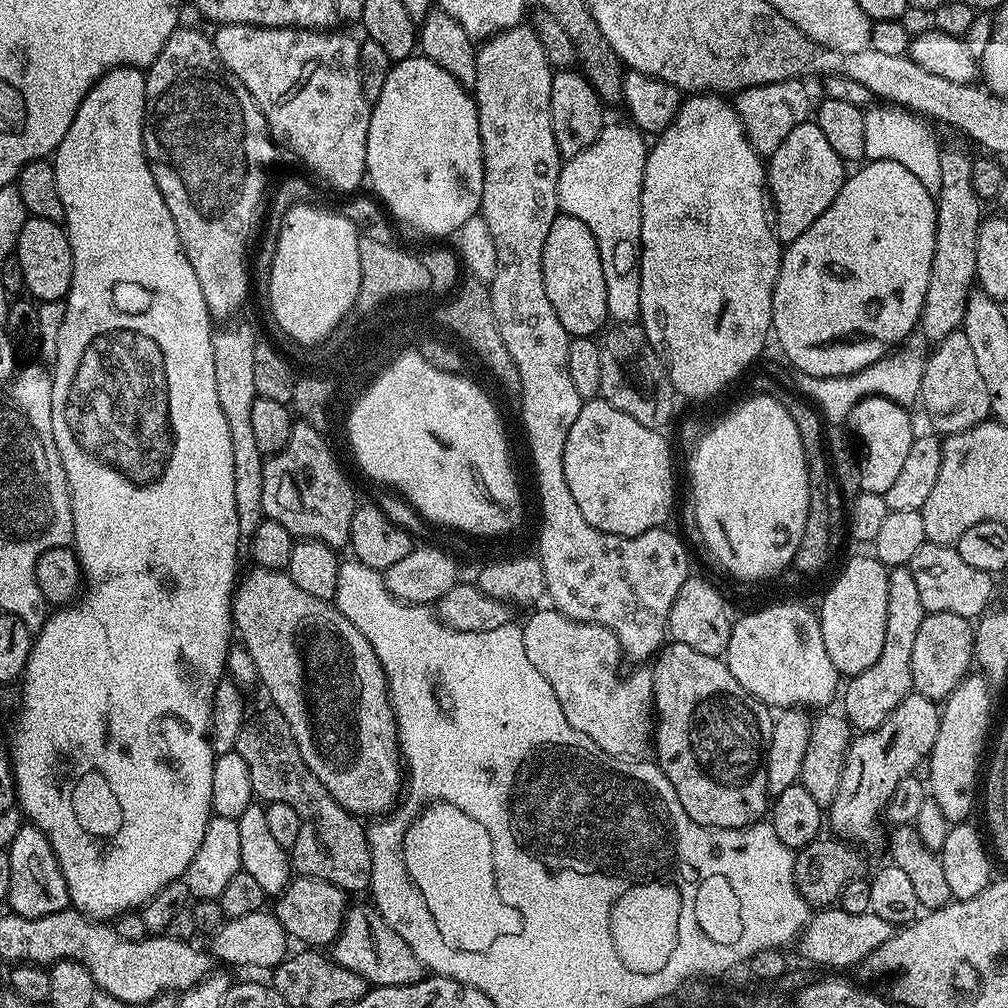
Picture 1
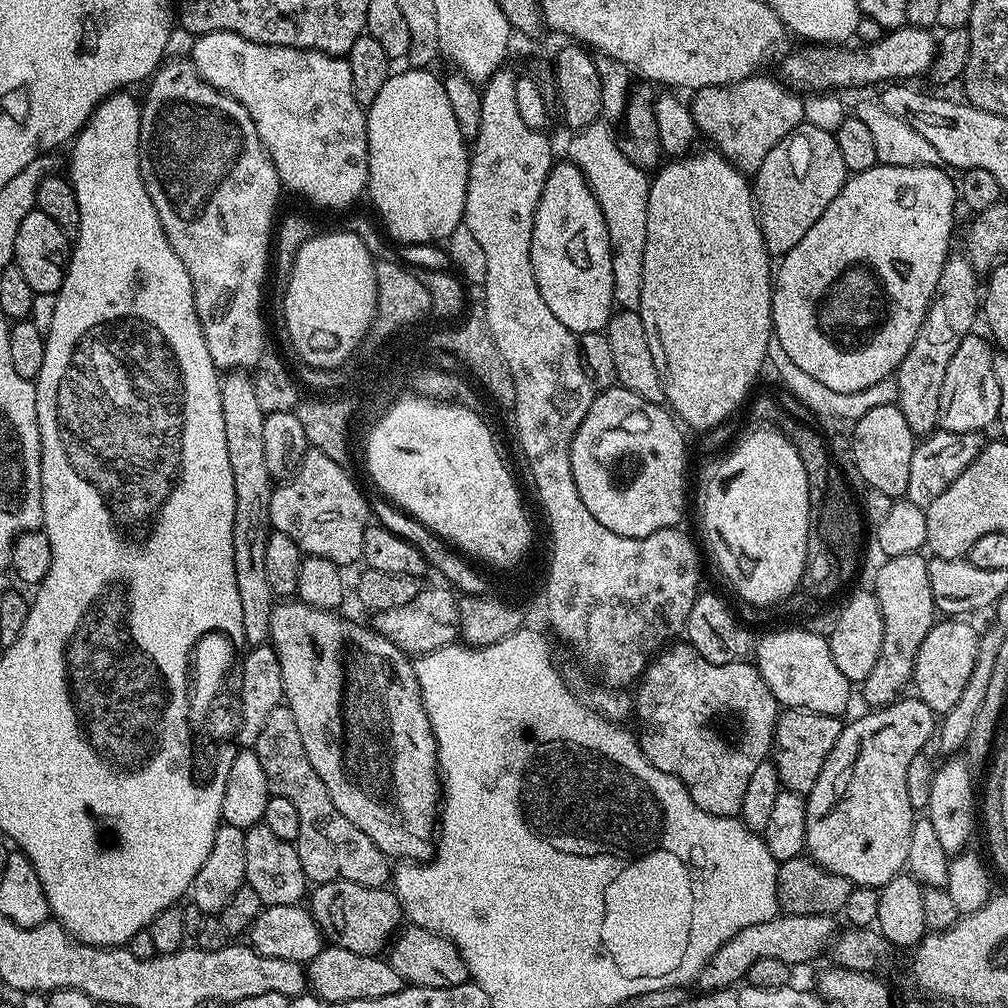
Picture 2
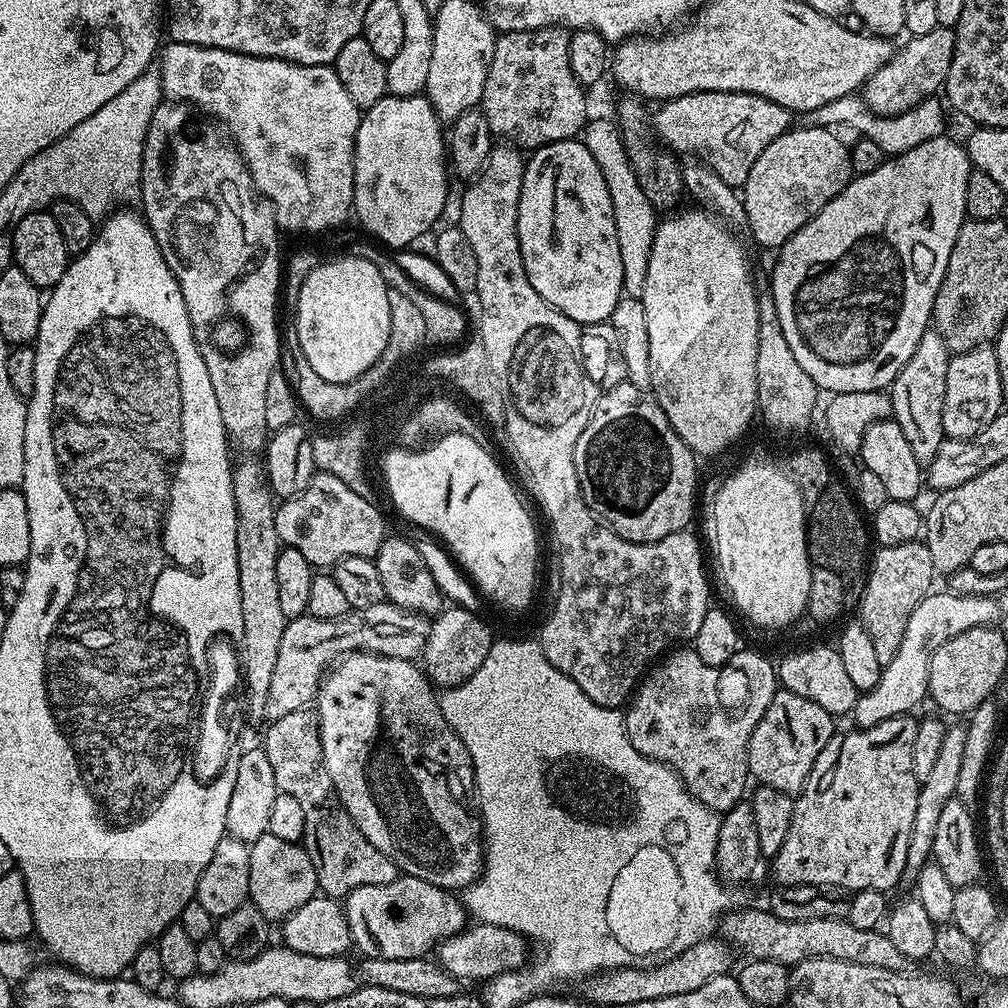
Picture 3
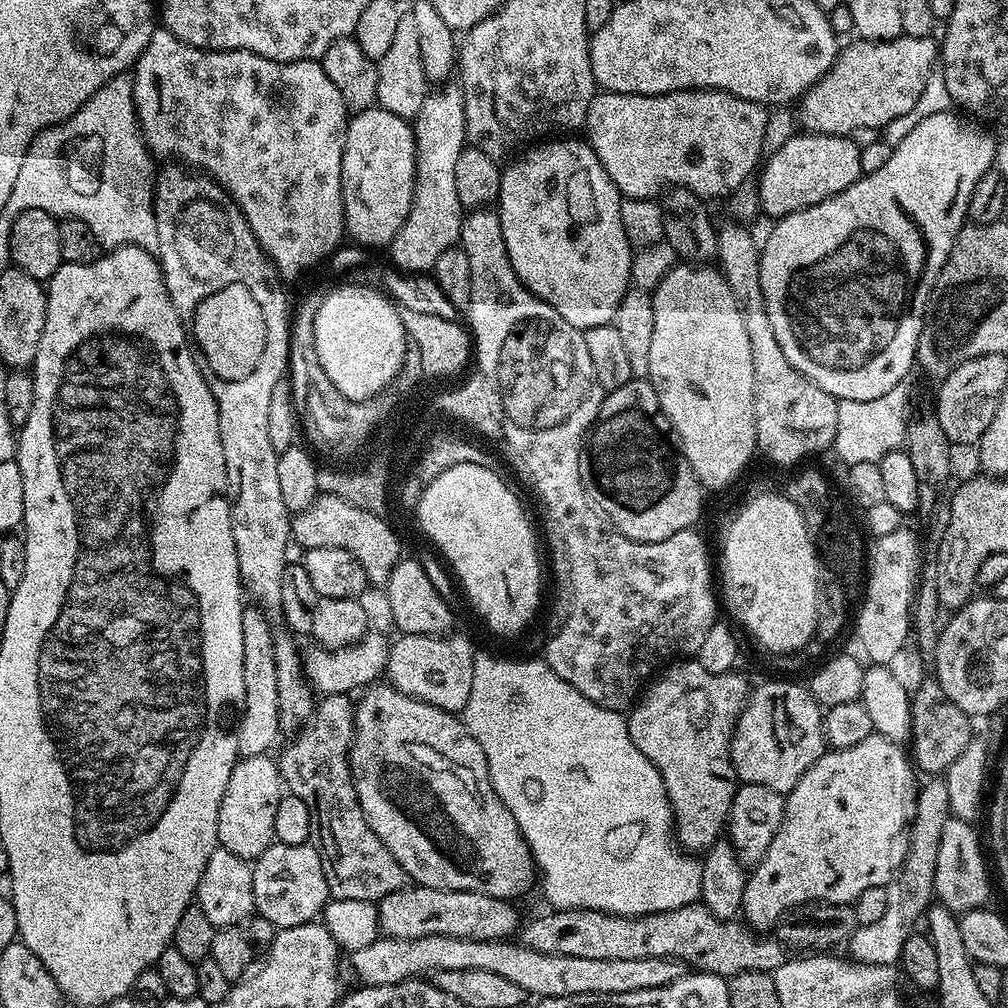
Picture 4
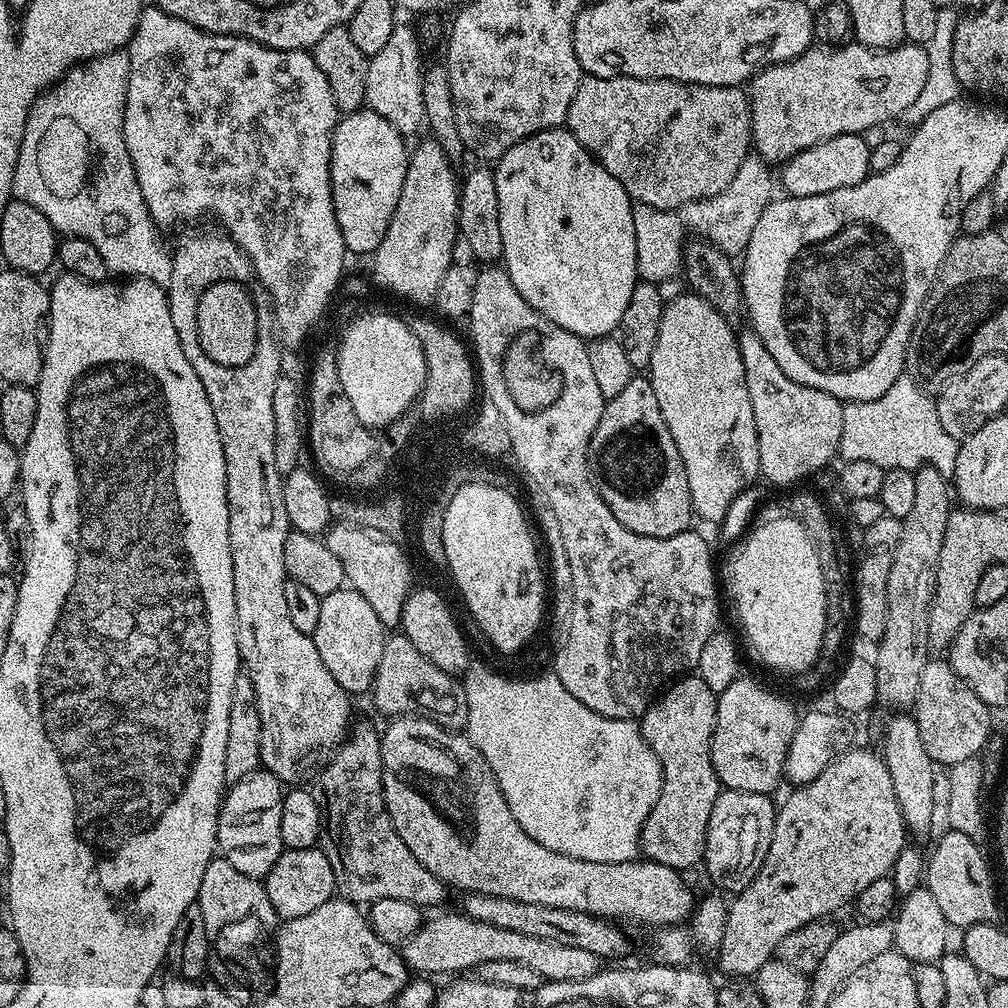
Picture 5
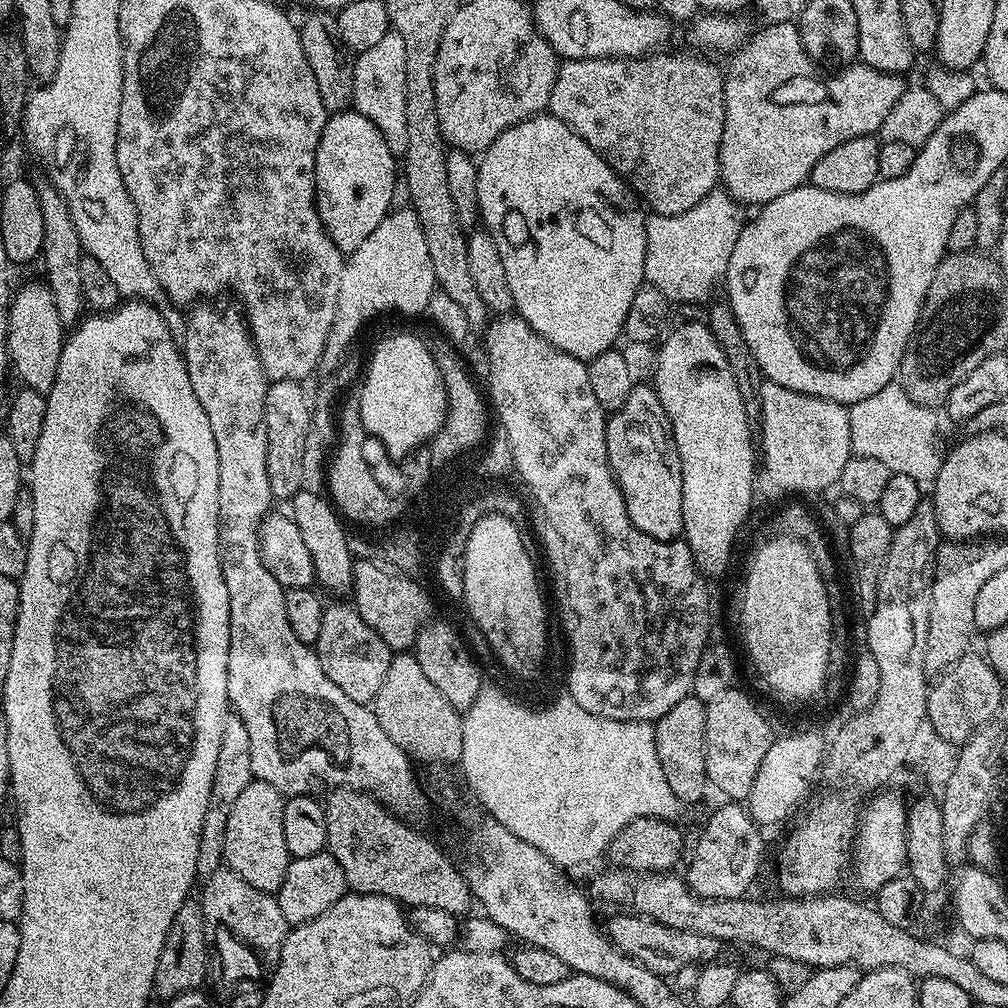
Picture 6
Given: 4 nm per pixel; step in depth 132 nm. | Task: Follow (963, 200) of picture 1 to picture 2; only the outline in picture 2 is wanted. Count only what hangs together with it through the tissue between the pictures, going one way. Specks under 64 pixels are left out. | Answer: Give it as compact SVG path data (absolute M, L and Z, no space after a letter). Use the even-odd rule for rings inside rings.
M963 251L955 252L942 266L936 293L932 295L928 313L918 330L918 338L912 340L906 358L902 358L894 373L898 407L917 438L937 431L940 423L938 398L942 394L942 381L946 379L946 366L950 366L950 358L954 358L954 350L958 350L962 338L973 331L972 323L978 320L978 309L982 304L982 284L976 281L976 269Z

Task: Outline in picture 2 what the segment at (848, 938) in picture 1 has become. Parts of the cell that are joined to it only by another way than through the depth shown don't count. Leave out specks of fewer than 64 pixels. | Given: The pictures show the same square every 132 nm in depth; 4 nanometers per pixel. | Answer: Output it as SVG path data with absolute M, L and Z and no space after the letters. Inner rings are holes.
M777 914L773 920L766 922L758 922L754 926L748 926L742 930L738 930L738 934L734 934L734 938L730 938L730 942L726 942L719 950L718 954L714 954L714 958L710 958L710 962L706 962L706 966L702 966L700 973L696 975L694 984L701 993L713 992L718 988L731 988L733 984L739 984L745 979L750 970L750 966L754 966L754 962L758 962L758 958L778 958L778 962L786 962L790 966L796 964L804 964L807 960L812 960L820 951L829 947L830 941L837 935L837 921L830 916L789 916L787 914Z

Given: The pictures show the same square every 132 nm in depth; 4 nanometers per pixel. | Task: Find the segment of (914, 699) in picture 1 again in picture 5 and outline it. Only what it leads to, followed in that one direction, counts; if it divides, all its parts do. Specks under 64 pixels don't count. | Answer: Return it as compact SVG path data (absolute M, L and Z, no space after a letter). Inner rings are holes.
M849 750L843 756L837 756L835 760L830 762L830 766L826 766L826 770L822 770L822 774L818 774L818 778L814 778L814 782L793 787L791 789L792 793L785 798L784 805L781 803L777 807L770 850L754 878L754 882L750 882L750 886L746 886L741 892L735 893L733 900L736 901L733 902L732 900L728 904L725 933L718 949L720 968L725 972L725 977L755 977L756 972L762 970L762 966L765 966L768 960L775 957L778 942L782 942L782 938L786 938L786 934L790 934L790 930L798 930L798 926L806 926L815 920L831 917L833 915L831 912L836 912L839 908L846 907L847 904L849 907L858 898L858 894L862 894L862 890L866 890L866 886L870 886L870 882L878 882L878 878L891 873L896 864L898 854L906 847L906 840L904 840L906 829L902 818L902 810L898 810L898 797L894 795L894 782L890 782L890 770L886 770L886 762L883 755L876 753L875 756L872 752L856 751Z

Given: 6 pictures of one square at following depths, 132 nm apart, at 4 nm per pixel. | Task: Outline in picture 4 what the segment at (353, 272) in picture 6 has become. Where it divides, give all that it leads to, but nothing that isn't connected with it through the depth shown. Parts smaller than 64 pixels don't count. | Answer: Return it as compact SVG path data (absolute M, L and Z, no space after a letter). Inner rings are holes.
M448 82L429 91L411 126L416 139L416 185L410 214L390 245L391 263L403 273L428 274L444 251L457 247L465 217L454 187L458 154L466 147L466 114L459 83Z

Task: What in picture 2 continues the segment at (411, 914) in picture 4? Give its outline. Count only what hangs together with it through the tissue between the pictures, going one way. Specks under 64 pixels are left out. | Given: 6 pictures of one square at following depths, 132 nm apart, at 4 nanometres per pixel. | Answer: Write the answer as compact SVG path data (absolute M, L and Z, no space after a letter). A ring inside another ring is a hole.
M331 880L315 885L311 889L310 900L311 896L310 915L319 926L320 935L337 948L354 950L354 954L374 956L383 953L389 941L397 935L401 927L400 920L405 919L395 891L387 887L371 888L358 882Z

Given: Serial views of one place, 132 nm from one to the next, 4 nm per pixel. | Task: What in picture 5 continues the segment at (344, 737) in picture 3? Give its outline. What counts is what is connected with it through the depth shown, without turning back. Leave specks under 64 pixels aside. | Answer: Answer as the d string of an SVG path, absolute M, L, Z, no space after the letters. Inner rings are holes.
M398 716L391 721L392 724L388 729L383 729L380 738L380 753L382 754L382 786L384 787L384 805L386 810L390 814L390 822L394 822L394 830L398 830L398 838L402 838L402 842L406 842L406 846L410 850L410 854L414 854L414 858L418 858L418 862L422 862L422 866L426 866L426 870L430 870L430 874L434 874L437 878L445 884L449 889L461 888L461 893L475 894L477 896L497 896L498 898L514 898L518 902L534 902L538 906L558 906L562 910L578 910L579 912L585 912L591 916L598 916L601 918L607 918L612 922L620 922L616 920L633 920L636 924L652 924L653 929L663 928L665 926L680 926L685 923L691 917L694 909L694 897L692 898L692 892L688 889L688 884L683 880L681 873L675 868L670 866L662 866L658 862L653 860L645 860L643 858L637 858L634 860L627 860L626 862L586 862L585 860L579 860L578 858L570 858L566 854L558 854L554 850L550 850L546 846L542 846L542 842L538 842L534 838L530 838L530 834L526 834L526 830L522 830L522 826L518 826L518 818L514 818L514 814L510 810L510 806L506 802L506 798L502 794L502 790L498 786L496 781L496 775L490 770L490 766L486 762L486 758L482 758L482 754L468 739L467 735L463 731L453 730L451 728L443 728L440 724L435 724L433 720L427 720L425 716Z

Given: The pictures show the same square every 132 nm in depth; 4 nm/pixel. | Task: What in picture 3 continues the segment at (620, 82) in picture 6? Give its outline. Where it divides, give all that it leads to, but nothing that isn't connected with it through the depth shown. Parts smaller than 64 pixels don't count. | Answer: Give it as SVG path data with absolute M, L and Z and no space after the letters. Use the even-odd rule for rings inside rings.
M695 92L665 100L659 108L654 131L660 143L673 153L685 152L685 157L706 162L722 182L737 190L743 189L758 154L794 124L789 109L745 92Z

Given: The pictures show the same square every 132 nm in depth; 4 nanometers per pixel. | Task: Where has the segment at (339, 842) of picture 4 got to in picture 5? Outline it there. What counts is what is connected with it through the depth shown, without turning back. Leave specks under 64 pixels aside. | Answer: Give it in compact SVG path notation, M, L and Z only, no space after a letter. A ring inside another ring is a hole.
M357 719L351 725L350 731L343 744L337 748L331 760L316 773L314 779L310 784L310 791L314 802L318 802L318 810L320 811L320 827L322 829L320 834L319 847L324 849L326 858L330 858L330 870L334 870L334 882L336 883L336 892L339 893L343 899L351 900L353 904L367 906L373 900L381 900L382 898L402 898L402 902L414 902L417 908L427 910L432 908L435 904L440 904L444 900L444 892L446 893L446 886L434 874L430 874L430 870L426 870L426 866L422 866L422 862L418 862L418 858L414 858L414 854L410 854L410 850L406 846L406 842L402 842L402 838L398 838L398 830L394 830L394 822L390 822L390 814L384 805L384 787L382 786L382 754L380 753L380 738L381 733L376 732L376 728L368 720Z

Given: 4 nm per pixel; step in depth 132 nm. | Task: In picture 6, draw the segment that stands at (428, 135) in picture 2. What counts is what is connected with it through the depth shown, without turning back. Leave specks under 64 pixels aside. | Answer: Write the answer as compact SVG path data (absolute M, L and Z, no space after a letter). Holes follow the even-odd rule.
M354 110L331 113L314 158L314 182L318 218L340 252L358 250L388 216L396 196L396 180L398 184L398 158L386 146L382 130Z

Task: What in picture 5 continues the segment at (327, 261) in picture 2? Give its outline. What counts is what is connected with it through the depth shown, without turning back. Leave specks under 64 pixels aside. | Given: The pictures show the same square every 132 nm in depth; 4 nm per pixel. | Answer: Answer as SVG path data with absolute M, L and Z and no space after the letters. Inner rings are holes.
M368 312L342 333L339 342L338 375L354 414L365 429L387 429L424 391L426 358L418 338L414 338L407 319L399 320L388 312Z

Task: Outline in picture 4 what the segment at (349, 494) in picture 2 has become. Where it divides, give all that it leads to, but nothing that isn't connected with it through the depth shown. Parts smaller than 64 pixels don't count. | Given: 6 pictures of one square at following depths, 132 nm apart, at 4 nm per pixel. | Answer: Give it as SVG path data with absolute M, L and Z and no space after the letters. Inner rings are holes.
M317 495L306 510L292 516L292 540L301 544L301 549L317 548L318 546L334 546L352 552L358 562L362 562L362 570L366 570L369 585L387 585L394 566L401 558L396 554L396 540L388 532L381 519L372 519L363 512L349 508L343 501L333 500L331 495Z

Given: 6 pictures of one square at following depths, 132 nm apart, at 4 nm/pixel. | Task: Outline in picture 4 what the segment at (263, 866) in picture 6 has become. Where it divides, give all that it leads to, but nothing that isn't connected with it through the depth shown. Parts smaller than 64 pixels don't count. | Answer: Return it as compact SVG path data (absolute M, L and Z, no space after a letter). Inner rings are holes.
M268 754L263 756L240 756L230 774L230 782L225 784L226 794L222 794L222 806L218 806L216 838L219 847L230 850L230 854L238 854L238 858L255 862L276 840L274 817L284 788L284 780L280 776L280 765Z

